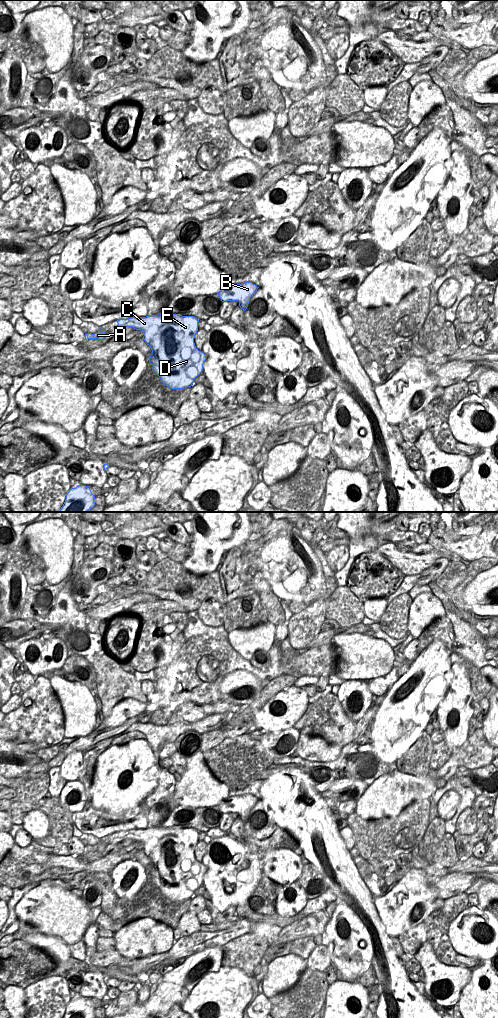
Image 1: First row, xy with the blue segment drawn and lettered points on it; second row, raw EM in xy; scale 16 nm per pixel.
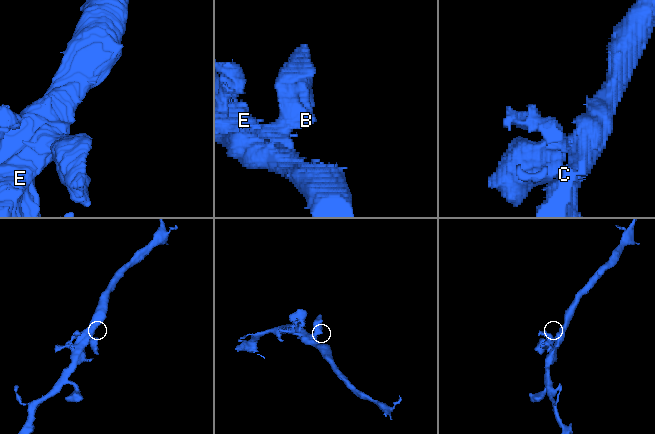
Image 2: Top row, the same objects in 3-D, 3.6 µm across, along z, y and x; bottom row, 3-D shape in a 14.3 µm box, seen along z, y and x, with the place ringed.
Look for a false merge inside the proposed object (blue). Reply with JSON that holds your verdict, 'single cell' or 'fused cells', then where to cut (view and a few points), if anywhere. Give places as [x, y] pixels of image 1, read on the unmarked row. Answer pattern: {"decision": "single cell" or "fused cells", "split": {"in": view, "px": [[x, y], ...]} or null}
{"decision": "fused cells", "split": {"in": "xy", "px": [[132, 830], [130, 838]]}}

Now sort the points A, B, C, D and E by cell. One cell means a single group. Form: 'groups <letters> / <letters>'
groups A / B C D E

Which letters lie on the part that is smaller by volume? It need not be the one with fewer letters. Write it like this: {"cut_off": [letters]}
{"cut_off": ["A"]}

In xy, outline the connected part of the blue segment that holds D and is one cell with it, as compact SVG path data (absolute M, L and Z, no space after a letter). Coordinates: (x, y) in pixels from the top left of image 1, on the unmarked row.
M158 826L132 829L132 833L130 838L144 845L143 851L152 862L149 874L161 894L171 901L191 899L206 872L194 855L199 832Z

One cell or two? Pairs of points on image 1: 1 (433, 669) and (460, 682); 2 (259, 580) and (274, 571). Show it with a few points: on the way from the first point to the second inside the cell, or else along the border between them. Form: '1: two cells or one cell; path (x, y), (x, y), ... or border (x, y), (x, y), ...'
1: two cells; border (451, 664), (452, 679), (442, 700)
2: two cells; border (260, 570), (271, 589)

